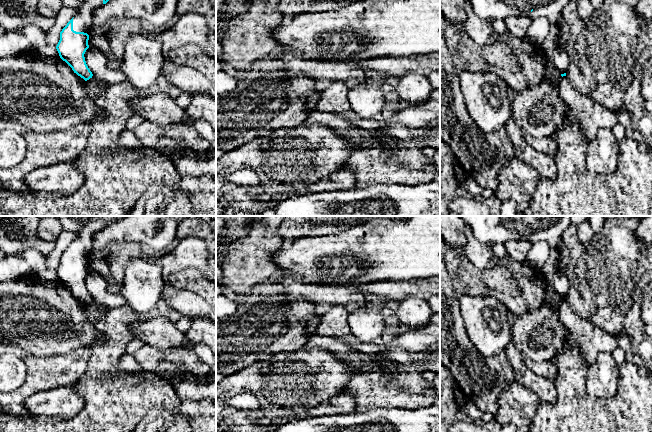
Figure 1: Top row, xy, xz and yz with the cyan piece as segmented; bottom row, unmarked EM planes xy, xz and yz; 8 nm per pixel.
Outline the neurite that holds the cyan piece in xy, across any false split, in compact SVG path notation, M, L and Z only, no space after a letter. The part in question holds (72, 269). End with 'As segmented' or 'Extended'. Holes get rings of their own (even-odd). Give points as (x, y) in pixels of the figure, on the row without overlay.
M57 216L65 231L74 231L77 238L60 256L56 270L60 282L85 305L93 298L88 292L84 278L89 272L87 258L96 234L123 216Z. Extended

